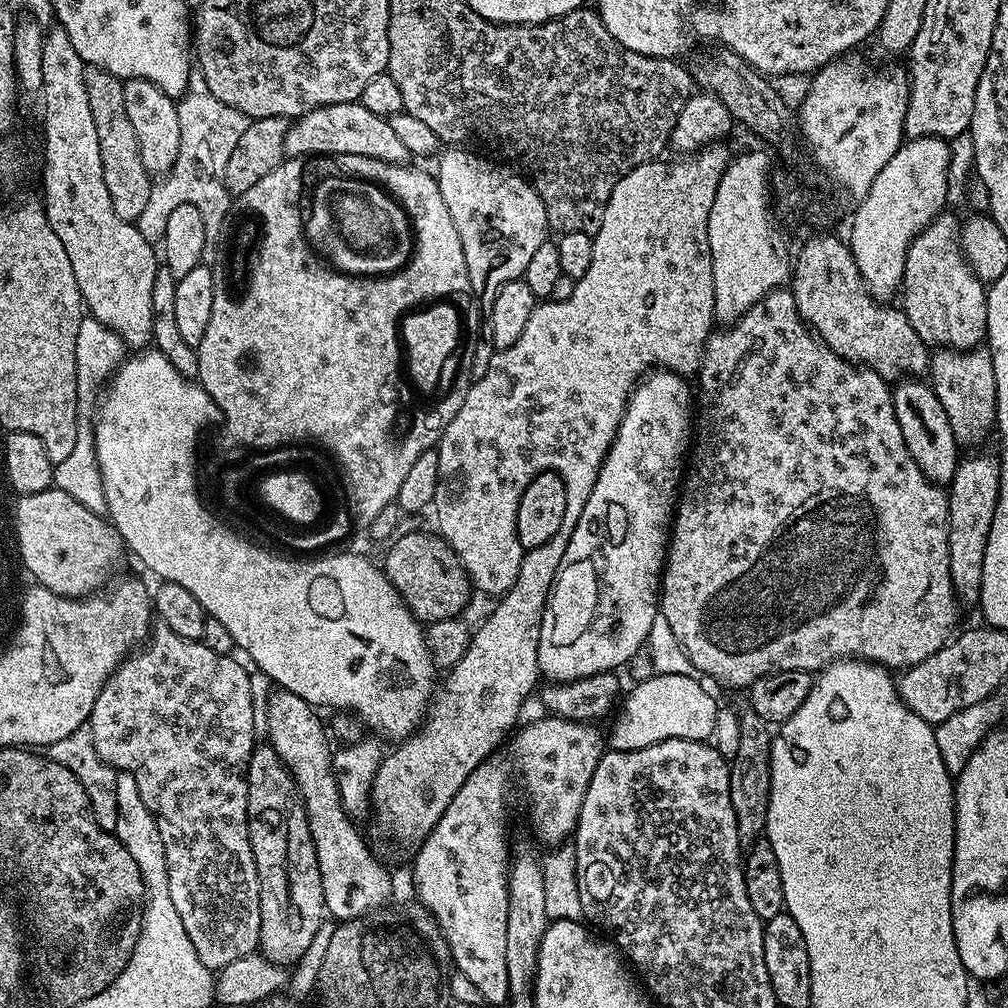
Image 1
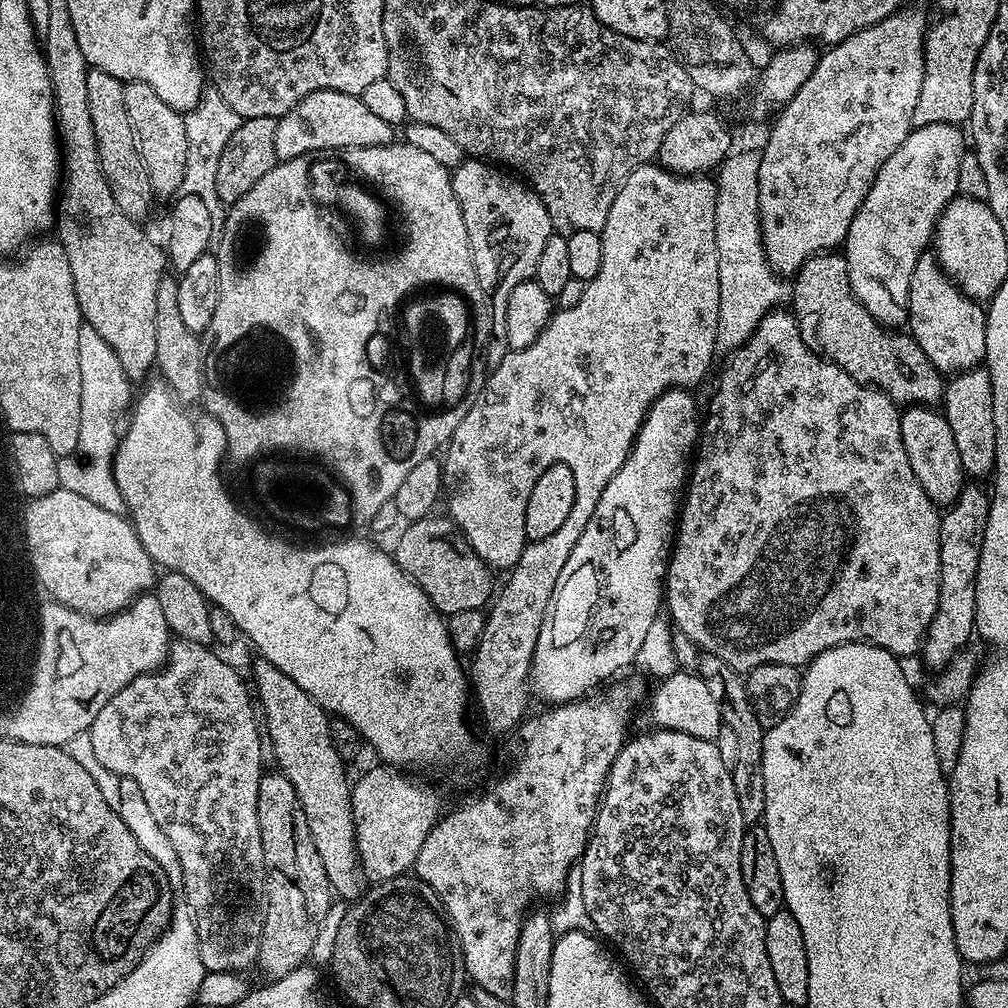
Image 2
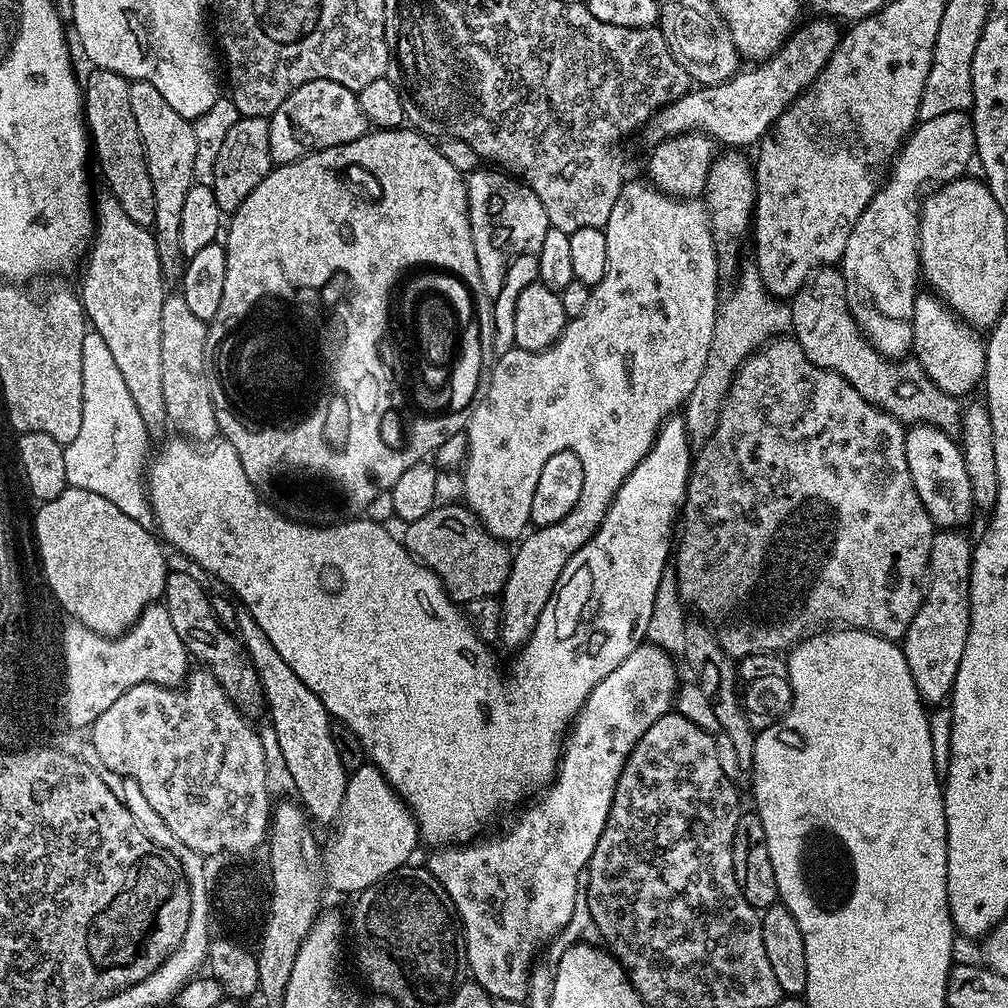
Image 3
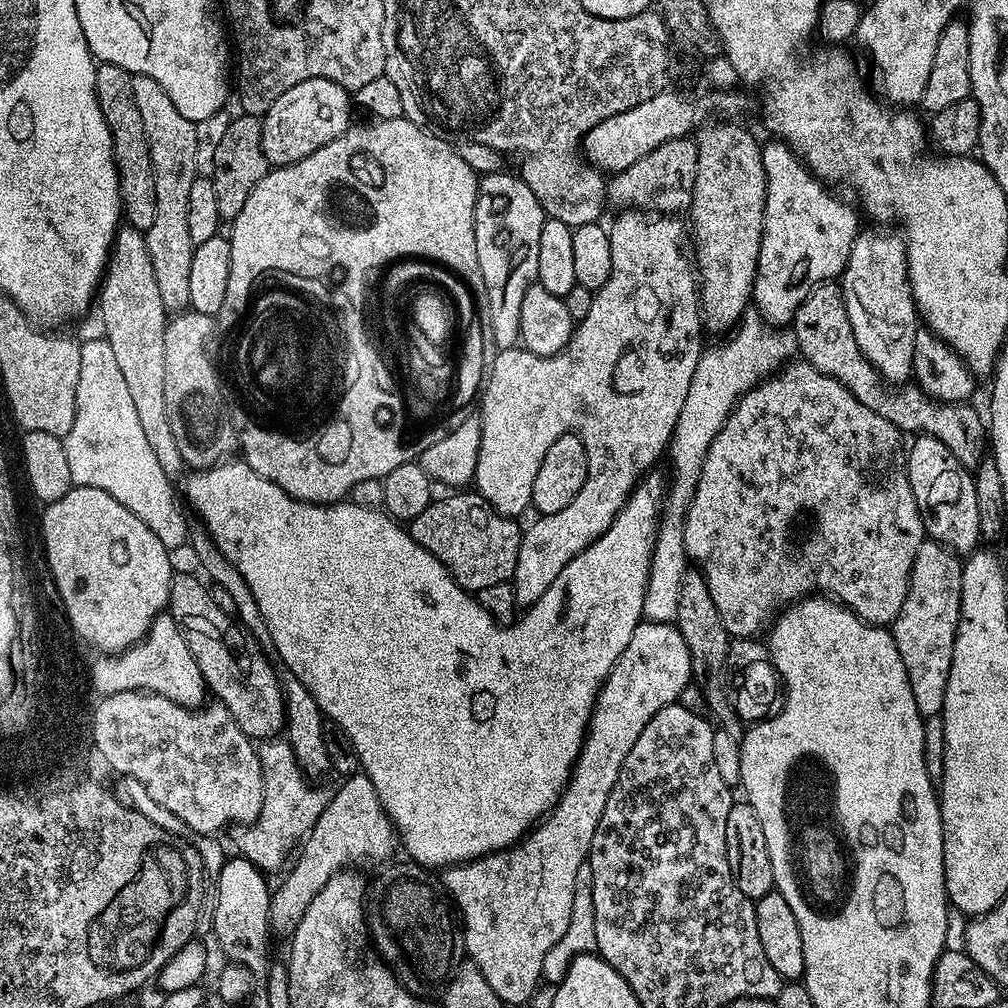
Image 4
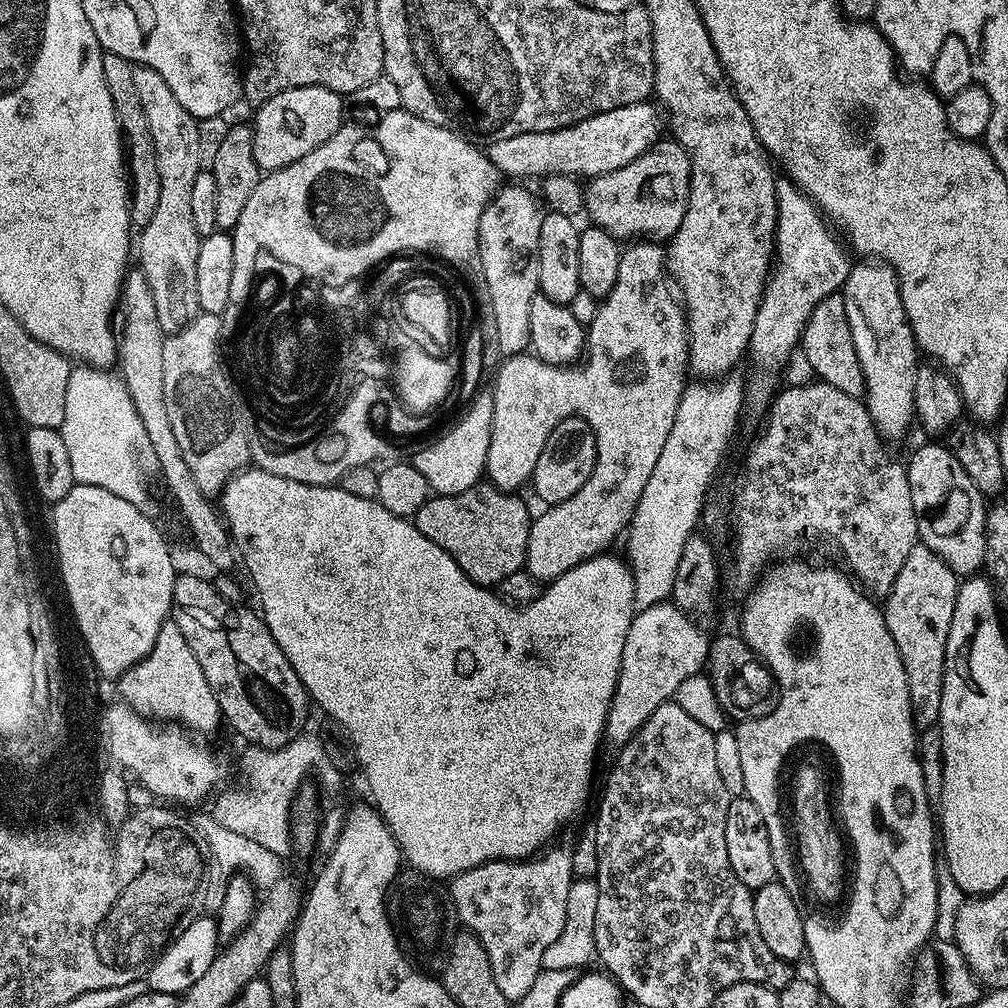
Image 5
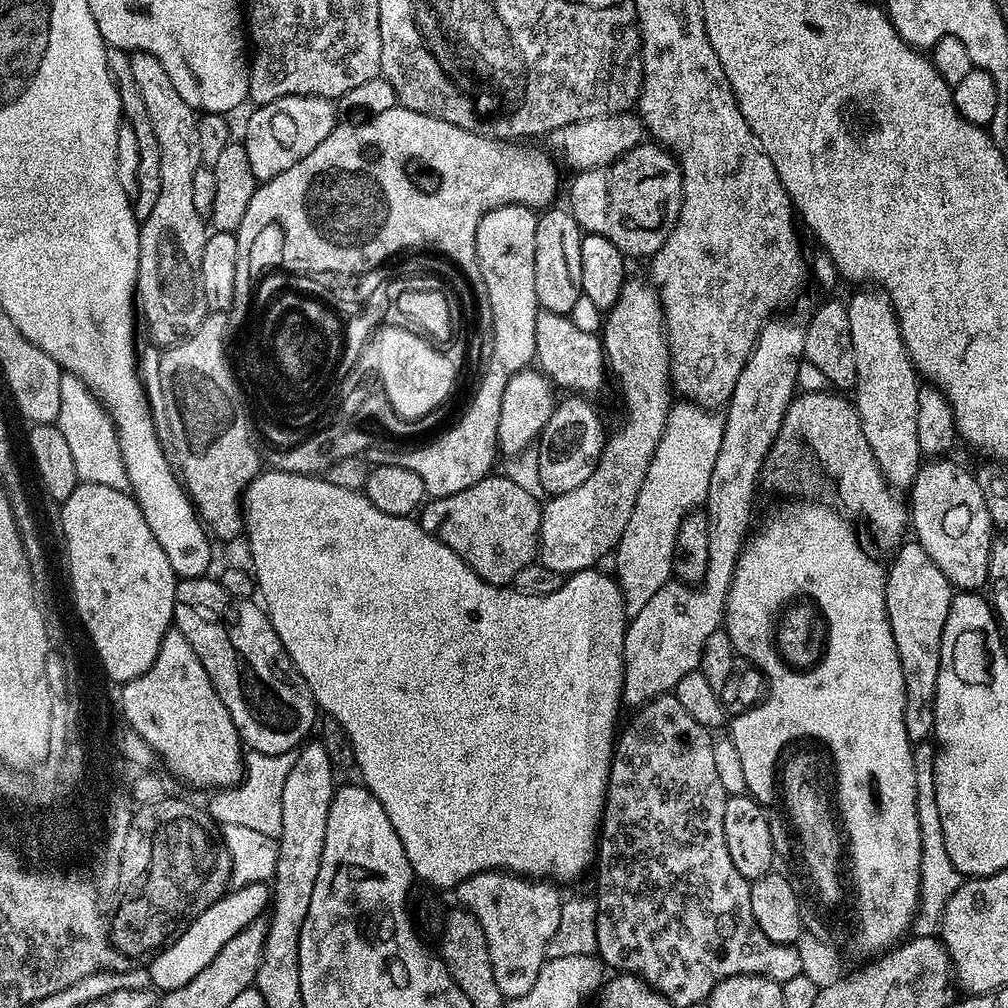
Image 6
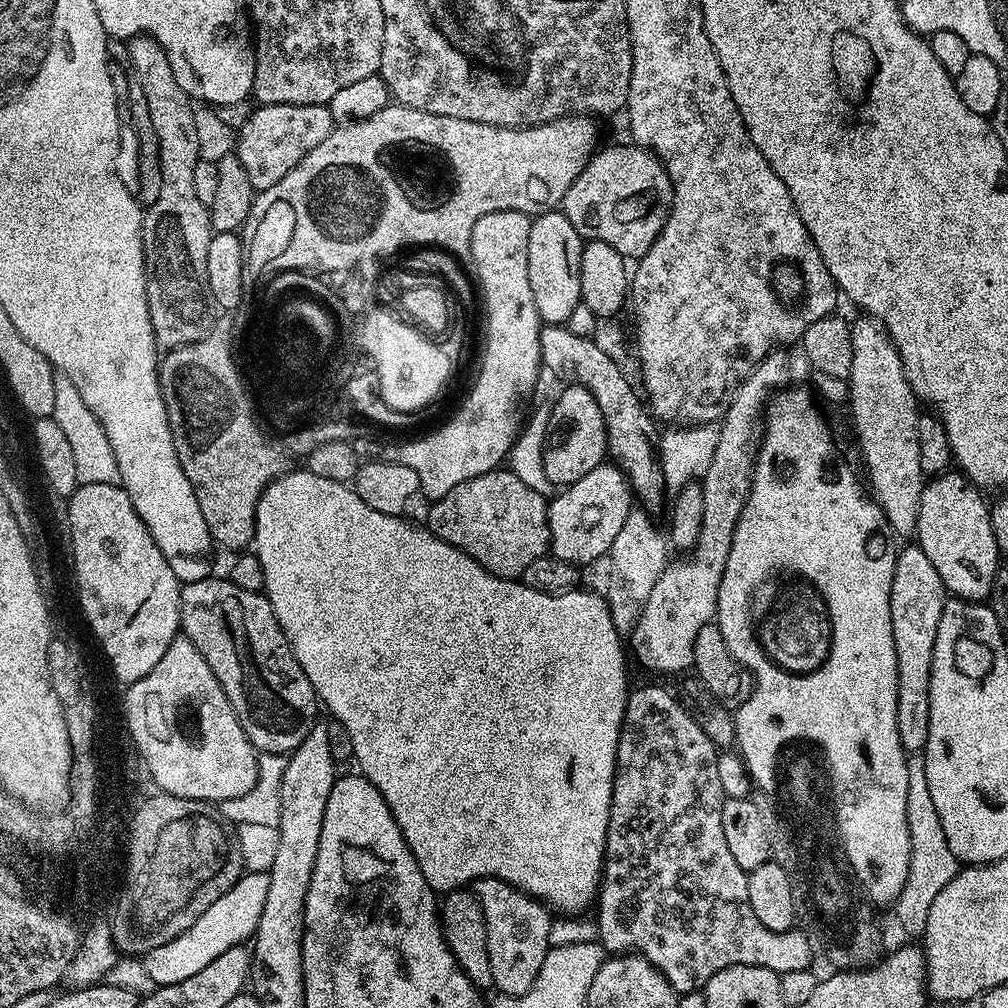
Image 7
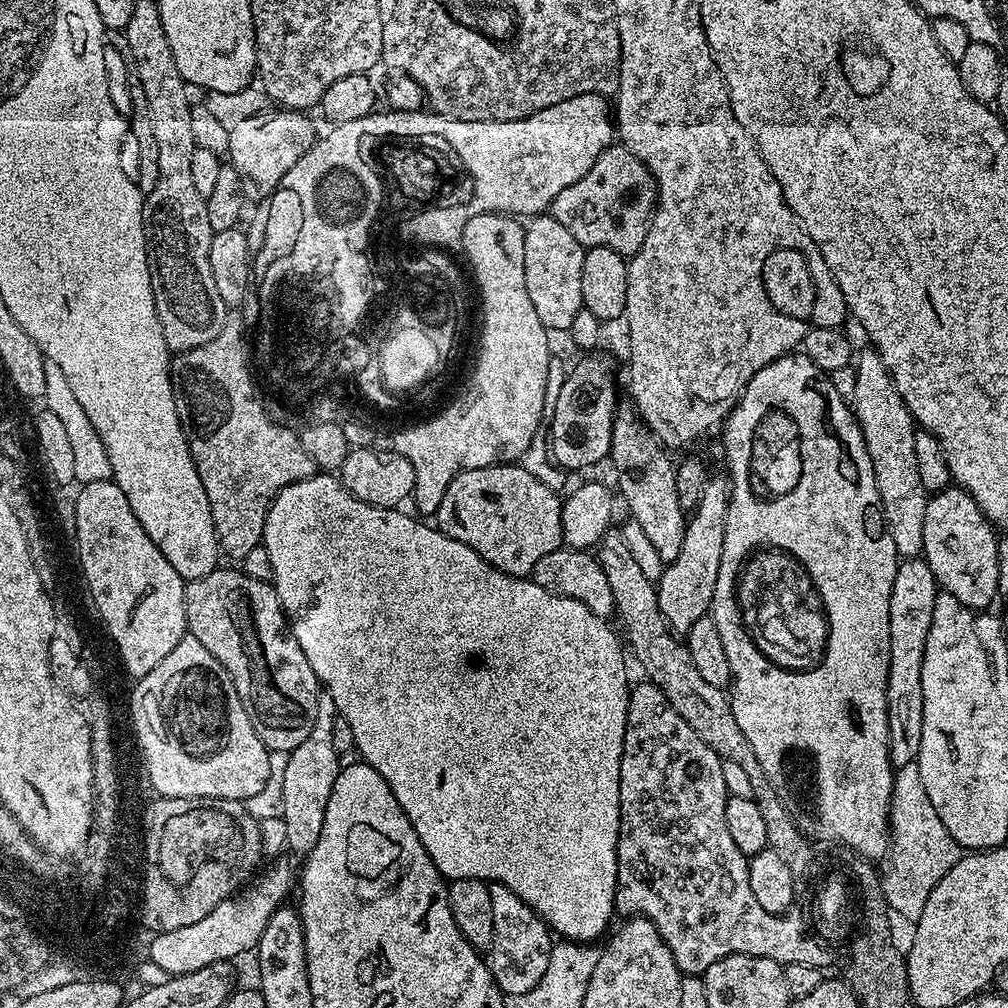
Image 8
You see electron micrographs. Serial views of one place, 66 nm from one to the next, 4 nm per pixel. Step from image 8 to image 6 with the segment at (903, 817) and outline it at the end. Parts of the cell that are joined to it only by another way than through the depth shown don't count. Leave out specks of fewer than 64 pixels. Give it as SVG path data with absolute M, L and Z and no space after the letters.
M918 758L915 762L916 805L918 806L919 834L922 838L922 866L920 867L920 906L913 920L912 932L915 936L933 936L939 931L940 916L960 886L964 877L950 860L942 835L942 822L938 813L937 795L934 794L932 765Z

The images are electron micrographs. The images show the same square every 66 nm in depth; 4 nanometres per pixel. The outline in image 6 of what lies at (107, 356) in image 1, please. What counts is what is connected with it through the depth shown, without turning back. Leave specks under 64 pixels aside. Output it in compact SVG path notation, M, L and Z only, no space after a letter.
M64 372L60 381L62 406L58 406L55 425L60 428L67 445L70 446L78 480L86 484L110 486L114 490L128 492L128 475L122 462L120 438L108 409L74 374Z

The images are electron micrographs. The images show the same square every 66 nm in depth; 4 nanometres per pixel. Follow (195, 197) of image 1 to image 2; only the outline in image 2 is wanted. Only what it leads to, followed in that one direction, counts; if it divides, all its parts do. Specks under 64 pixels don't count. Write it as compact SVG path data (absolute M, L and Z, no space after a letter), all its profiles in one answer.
M208 94L201 99L195 108L191 108L184 116L186 122L186 174L184 175L184 192L194 194L206 202L210 210L210 218L214 222L223 221L226 215L225 205L220 203L216 193L216 175L218 174L218 158L222 158L222 150L226 150L226 142L230 142L230 134L238 130L241 119L222 98L215 94Z

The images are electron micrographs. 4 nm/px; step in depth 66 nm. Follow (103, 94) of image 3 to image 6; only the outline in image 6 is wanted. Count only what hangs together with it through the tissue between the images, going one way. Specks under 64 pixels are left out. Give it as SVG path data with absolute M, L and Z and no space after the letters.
M106 47L106 66L110 70L112 79L116 82L116 89L120 95L120 110L123 119L132 127L132 136L136 139L136 192L132 200L132 213L137 221L142 222L150 218L150 210L158 203L158 190L162 190L162 158L158 154L158 138L154 138L154 126L150 123L150 110L146 110L146 101L138 90L138 82L134 82L134 69L130 66L130 53L121 48Z

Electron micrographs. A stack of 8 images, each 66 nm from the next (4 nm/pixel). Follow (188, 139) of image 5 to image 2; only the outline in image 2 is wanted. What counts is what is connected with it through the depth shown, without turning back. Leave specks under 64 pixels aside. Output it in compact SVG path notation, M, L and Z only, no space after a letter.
M129 80L125 83L126 110L130 114L130 122L134 126L136 145L140 151L142 162L146 166L146 174L150 174L150 186L153 197L168 196L172 198L184 187L186 174L186 122L184 116L174 106L166 106L158 93L146 82Z

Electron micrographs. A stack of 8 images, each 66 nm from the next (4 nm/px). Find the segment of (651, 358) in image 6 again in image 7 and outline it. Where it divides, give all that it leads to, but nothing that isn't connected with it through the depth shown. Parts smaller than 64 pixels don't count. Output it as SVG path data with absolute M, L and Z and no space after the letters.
M611 462L599 464L588 476L578 478L578 482L551 497L548 505L551 555L577 566L592 564L603 556L605 559L633 507L634 493L624 469Z

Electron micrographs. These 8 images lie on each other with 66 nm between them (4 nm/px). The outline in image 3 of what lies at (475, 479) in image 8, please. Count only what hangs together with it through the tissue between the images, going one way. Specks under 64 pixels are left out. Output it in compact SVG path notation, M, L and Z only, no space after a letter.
M437 503L435 508L403 530L402 543L408 553L431 568L454 603L466 606L471 600L499 597L503 593L512 569L513 549L505 541L486 532L476 515L463 503Z

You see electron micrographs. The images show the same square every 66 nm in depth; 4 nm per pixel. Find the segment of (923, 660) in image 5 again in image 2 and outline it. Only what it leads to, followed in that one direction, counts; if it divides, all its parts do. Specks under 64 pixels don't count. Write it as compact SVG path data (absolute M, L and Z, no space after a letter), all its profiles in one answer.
M972 482L960 491L960 498L941 515L940 518L940 593L938 594L938 610L928 627L927 637L922 645L922 657L932 670L939 670L965 647L968 639L973 639L976 626L976 575L978 562L982 554L982 538L986 530L986 522L990 514L990 496L979 488L979 483Z

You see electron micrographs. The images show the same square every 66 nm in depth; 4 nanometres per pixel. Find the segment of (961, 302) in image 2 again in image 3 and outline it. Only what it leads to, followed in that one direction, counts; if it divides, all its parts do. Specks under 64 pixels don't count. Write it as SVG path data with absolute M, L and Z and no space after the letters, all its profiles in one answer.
M917 295L914 302L911 355L922 366L922 370L926 370L927 377L934 382L934 386L938 386L938 390L946 390L946 394L964 398L967 392L983 385L988 357L985 341L977 329L961 320L939 296L927 295Z

